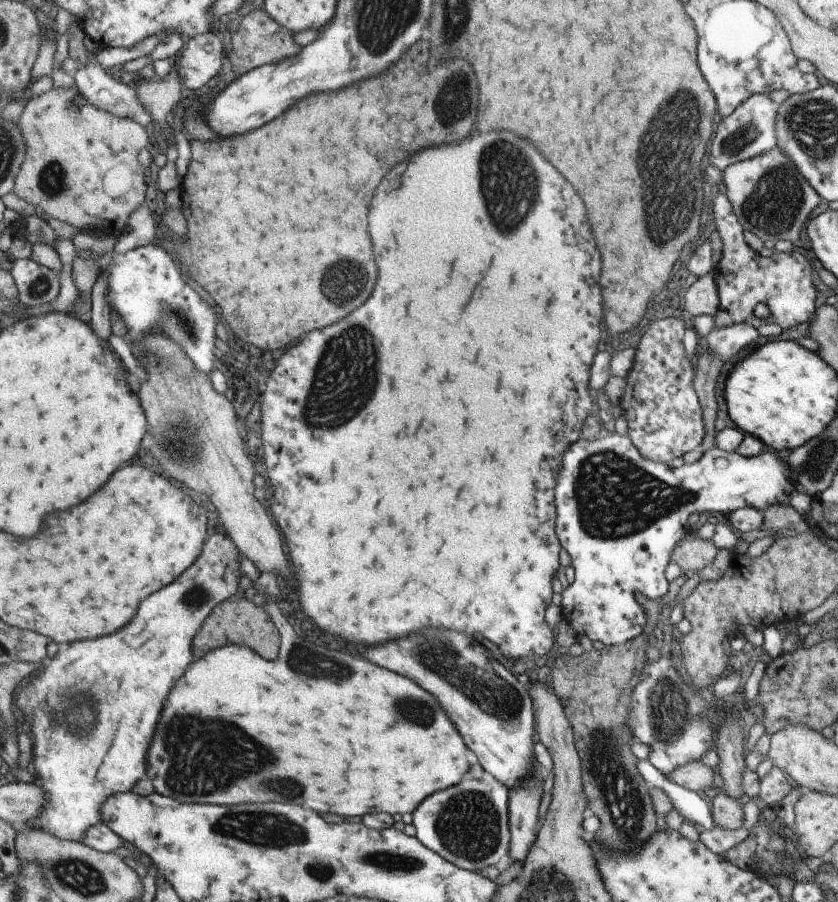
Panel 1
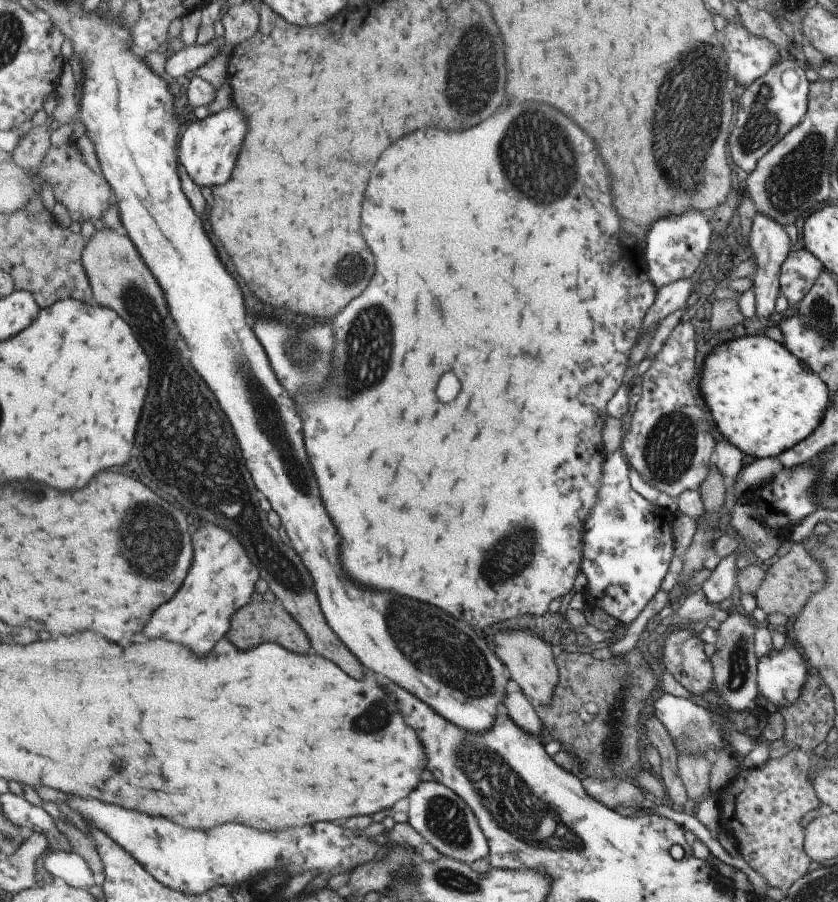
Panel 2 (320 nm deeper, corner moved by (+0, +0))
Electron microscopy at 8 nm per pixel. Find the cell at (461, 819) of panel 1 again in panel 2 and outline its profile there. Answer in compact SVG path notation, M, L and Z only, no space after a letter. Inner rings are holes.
M421 781L408 796L409 823L441 854L463 863L477 862L490 855L490 844L473 809L457 792L440 781Z

